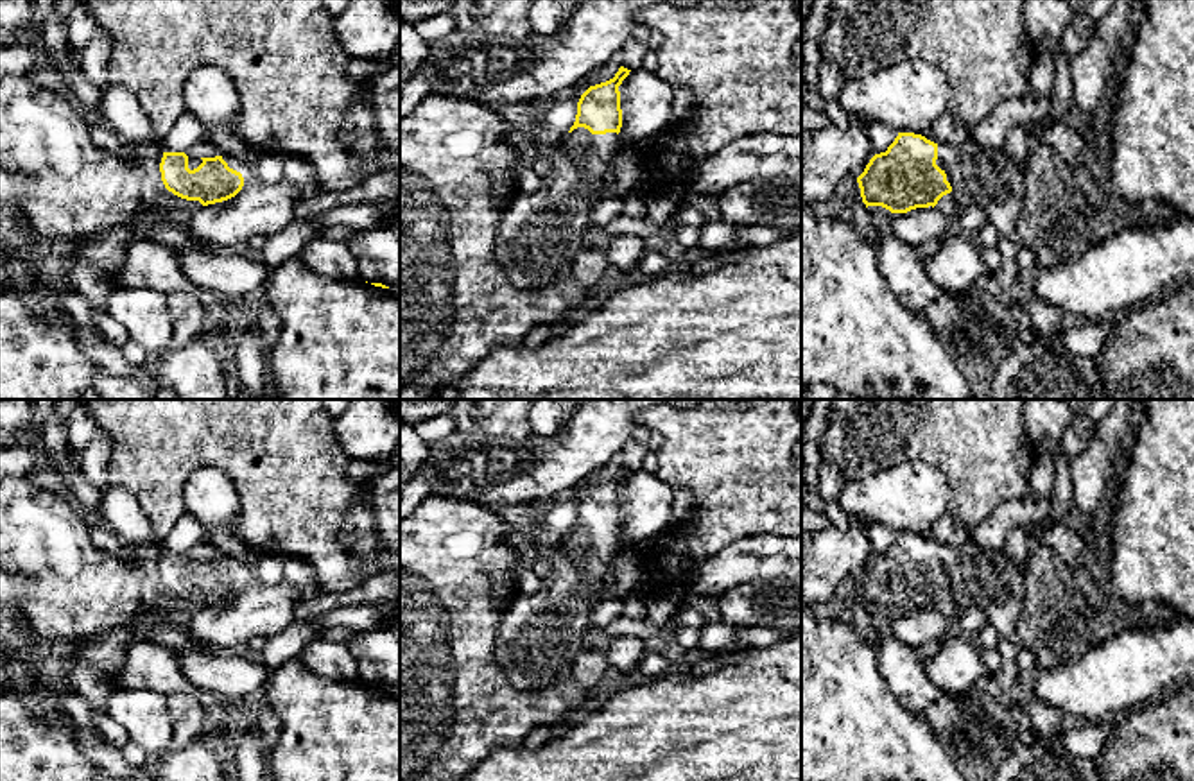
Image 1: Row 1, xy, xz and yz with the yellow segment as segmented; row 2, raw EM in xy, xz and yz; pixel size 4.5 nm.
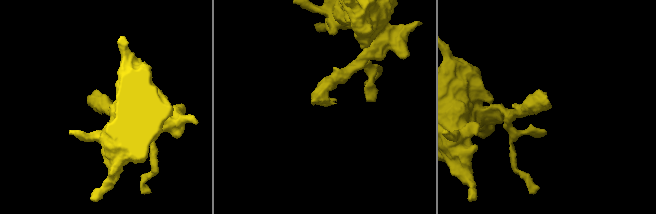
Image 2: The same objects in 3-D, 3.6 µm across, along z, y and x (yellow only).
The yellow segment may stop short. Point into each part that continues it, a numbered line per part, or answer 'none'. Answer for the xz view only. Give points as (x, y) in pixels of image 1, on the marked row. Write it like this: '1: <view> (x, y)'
1: xz (538, 237)

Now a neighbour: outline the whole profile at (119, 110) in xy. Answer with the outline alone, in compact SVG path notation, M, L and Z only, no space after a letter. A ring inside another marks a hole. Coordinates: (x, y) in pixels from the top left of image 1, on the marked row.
M108 84L97 109L97 120L111 127L138 154L158 154L160 140L142 104L122 86Z

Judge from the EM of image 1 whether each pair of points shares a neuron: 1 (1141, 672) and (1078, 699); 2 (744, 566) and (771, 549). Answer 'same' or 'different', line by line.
1: same
2: same

